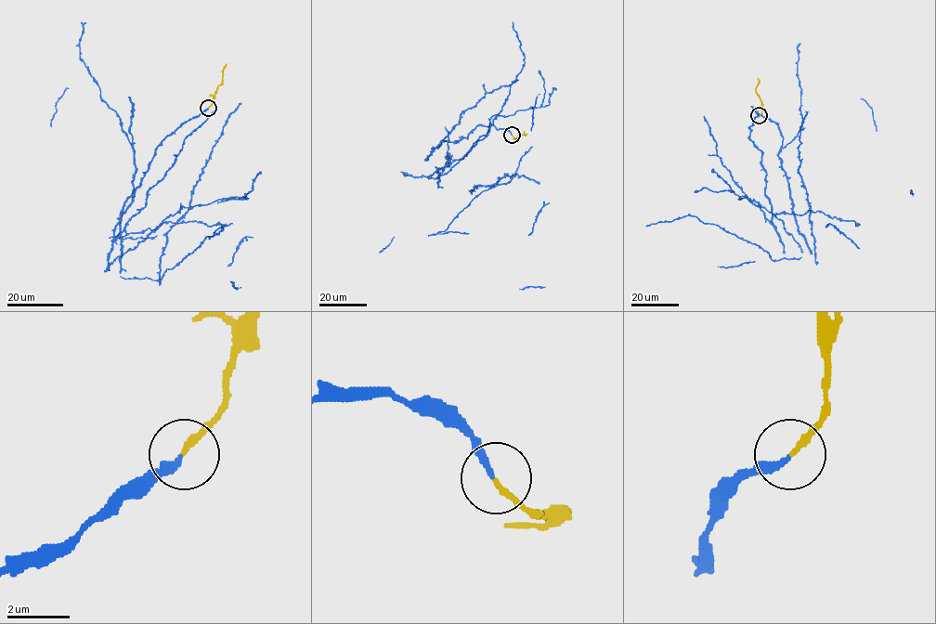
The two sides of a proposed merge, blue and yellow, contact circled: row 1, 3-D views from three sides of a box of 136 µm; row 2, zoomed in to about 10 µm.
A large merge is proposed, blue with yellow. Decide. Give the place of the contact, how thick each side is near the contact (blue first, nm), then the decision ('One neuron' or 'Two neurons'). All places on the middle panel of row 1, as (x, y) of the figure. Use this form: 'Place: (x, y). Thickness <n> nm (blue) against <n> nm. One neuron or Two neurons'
Place: (512, 135). Thickness 190 nm (blue) against 180 nm. One neuron

